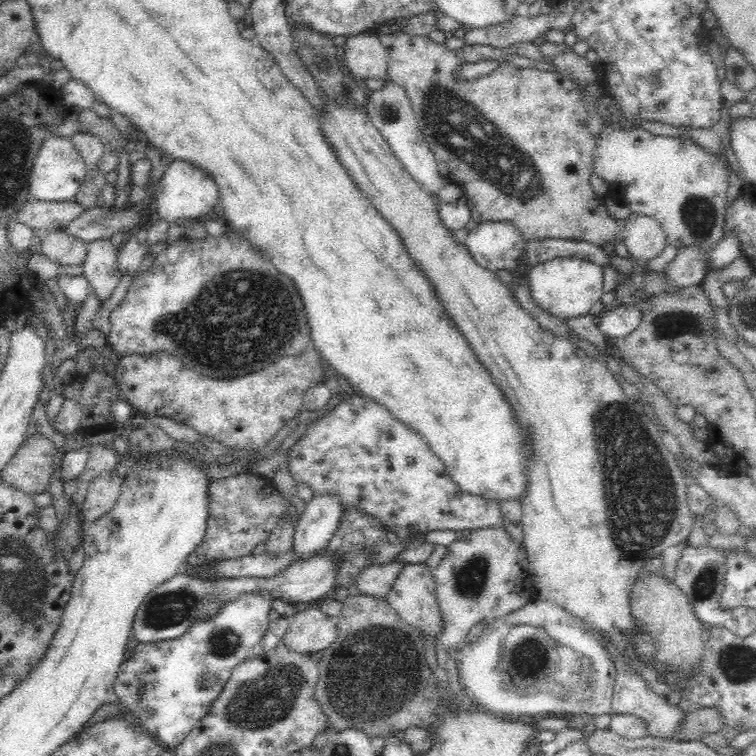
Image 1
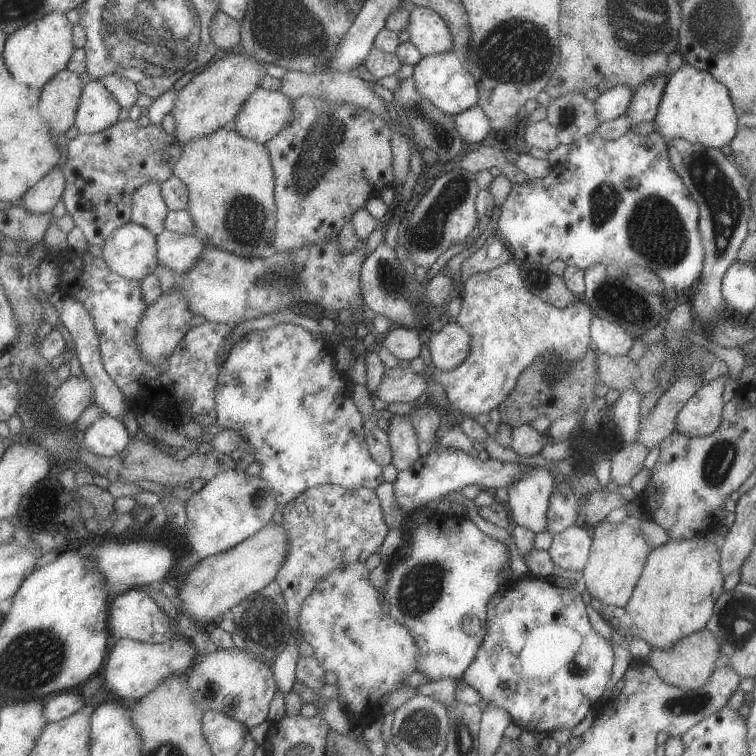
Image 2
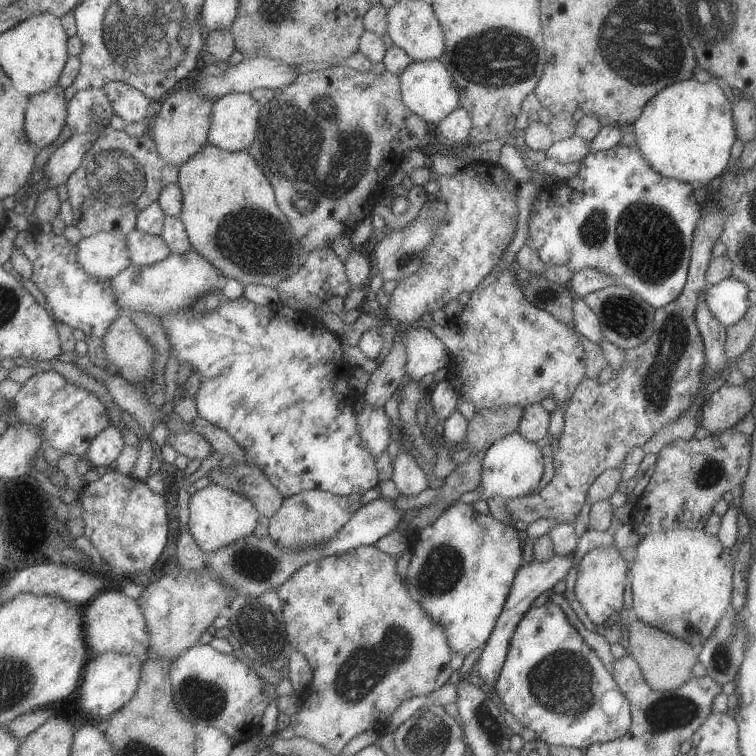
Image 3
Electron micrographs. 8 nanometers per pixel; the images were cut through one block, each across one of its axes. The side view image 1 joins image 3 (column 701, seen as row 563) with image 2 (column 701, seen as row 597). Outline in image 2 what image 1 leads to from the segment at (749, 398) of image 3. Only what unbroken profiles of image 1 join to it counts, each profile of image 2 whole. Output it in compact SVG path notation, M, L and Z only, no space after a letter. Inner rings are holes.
M726 375L700 385L683 404L675 418L674 431L689 438L710 435L721 422L723 408L723 385L728 380Z

